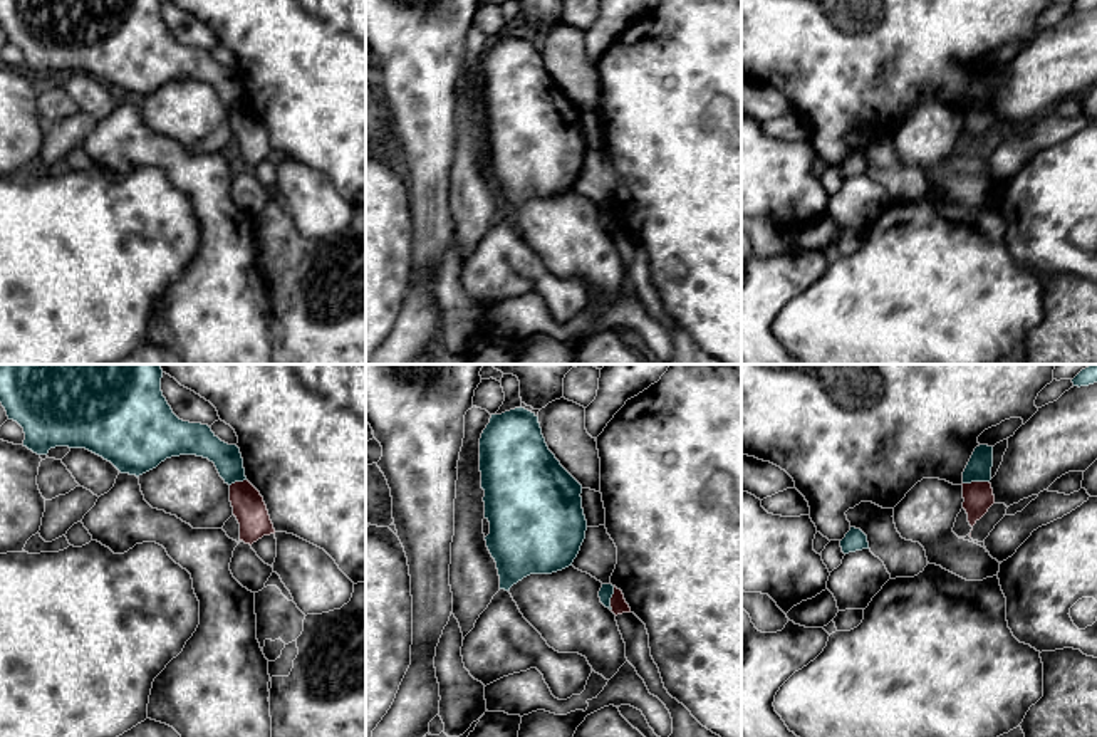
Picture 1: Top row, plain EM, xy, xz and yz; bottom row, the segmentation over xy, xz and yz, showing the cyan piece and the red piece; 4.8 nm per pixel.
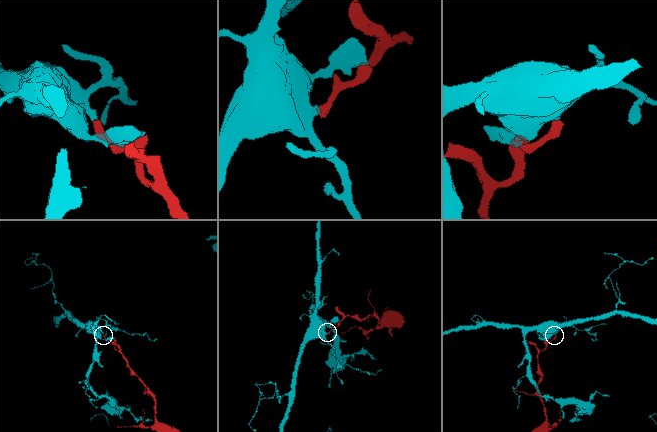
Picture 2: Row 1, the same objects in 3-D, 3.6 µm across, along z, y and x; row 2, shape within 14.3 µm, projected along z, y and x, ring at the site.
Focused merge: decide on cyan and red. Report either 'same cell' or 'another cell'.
another cell

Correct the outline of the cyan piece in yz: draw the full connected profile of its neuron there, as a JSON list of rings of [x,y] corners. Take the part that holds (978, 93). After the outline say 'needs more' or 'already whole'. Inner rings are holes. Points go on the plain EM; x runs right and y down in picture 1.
[[[988,69],[976,71],[963,96],[963,107],[990,106],[991,91],[993,91],[993,71]]] | already whole

